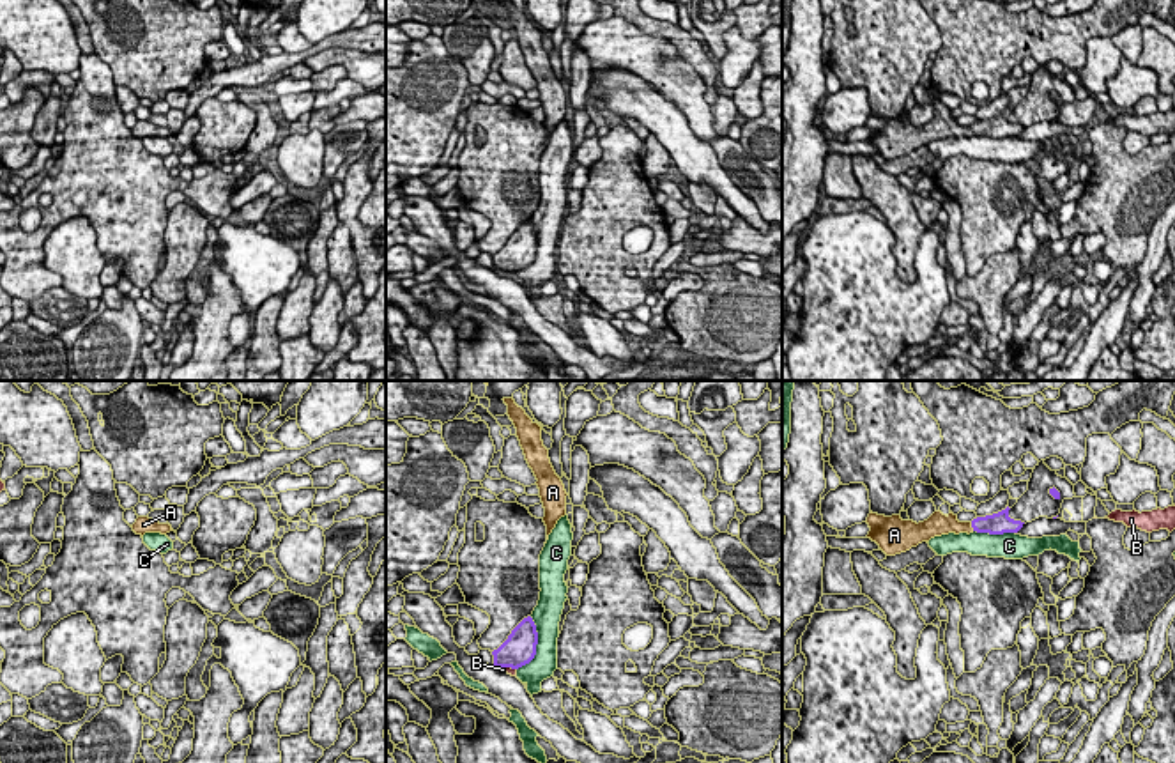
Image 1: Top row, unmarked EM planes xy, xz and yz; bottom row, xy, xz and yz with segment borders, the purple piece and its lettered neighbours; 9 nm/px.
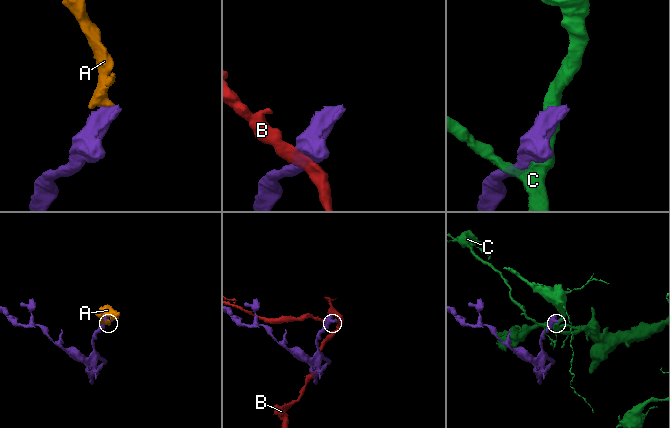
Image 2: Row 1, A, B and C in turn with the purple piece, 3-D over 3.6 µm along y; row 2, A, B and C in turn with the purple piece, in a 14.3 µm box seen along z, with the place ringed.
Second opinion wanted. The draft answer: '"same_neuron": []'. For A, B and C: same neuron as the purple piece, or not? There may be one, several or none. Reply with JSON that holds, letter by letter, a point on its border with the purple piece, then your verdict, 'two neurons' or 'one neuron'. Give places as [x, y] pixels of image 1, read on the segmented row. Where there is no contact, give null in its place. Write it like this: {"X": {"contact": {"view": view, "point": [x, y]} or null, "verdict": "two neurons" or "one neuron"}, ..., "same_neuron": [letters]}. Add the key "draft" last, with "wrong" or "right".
{"A": {"contact": {"view": "yz", "point": [972, 526]}, "verdict": "one neuron"}, "B": {"contact": {"view": "xz", "point": [506, 666]}, "verdict": "two neurons"}, "C": {"contact": {"view": "xz", "point": [537, 643]}, "verdict": "two neurons"}, "same_neuron": ["A"], "draft": "wrong"}

